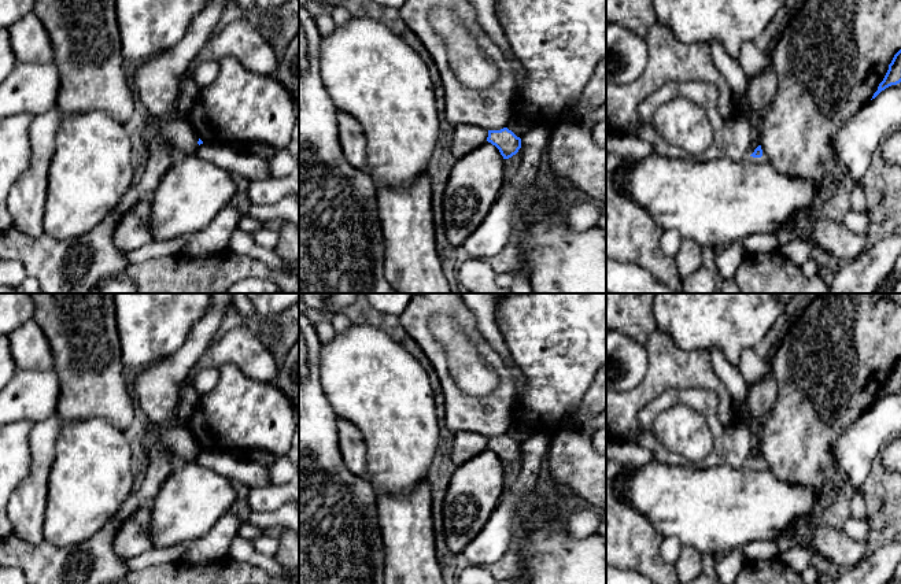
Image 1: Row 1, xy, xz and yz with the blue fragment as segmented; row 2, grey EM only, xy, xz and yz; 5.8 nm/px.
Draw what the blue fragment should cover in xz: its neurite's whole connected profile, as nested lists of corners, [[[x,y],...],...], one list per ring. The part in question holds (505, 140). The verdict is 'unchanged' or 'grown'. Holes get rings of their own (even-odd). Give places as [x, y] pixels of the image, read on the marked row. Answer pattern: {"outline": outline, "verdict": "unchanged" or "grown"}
{"outline": [[[507,127],[501,130],[488,130],[487,141],[499,149],[503,159],[512,158],[521,148],[521,138]]], "verdict": "unchanged"}

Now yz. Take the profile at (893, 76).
{"outline": [[[901,49],[894,55],[891,63],[889,64],[889,70],[879,84],[878,90],[874,93],[872,99],[875,99],[882,90],[891,85],[897,85],[901,82]]], "verdict": "unchanged"}

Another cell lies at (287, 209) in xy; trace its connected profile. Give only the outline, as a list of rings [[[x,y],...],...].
[[[289,193],[273,204],[251,204],[248,215],[259,219],[262,223],[280,219],[299,226],[299,195]]]

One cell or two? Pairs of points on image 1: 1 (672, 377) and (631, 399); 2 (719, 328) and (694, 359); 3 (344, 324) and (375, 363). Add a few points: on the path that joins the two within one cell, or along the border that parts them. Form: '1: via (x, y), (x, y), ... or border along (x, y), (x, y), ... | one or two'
1: via (663, 377), (641, 395) | one
2: border along (672, 339), (676, 346), (685, 350), (709, 351) | two
3: border along (351, 324), (336, 333) | two

